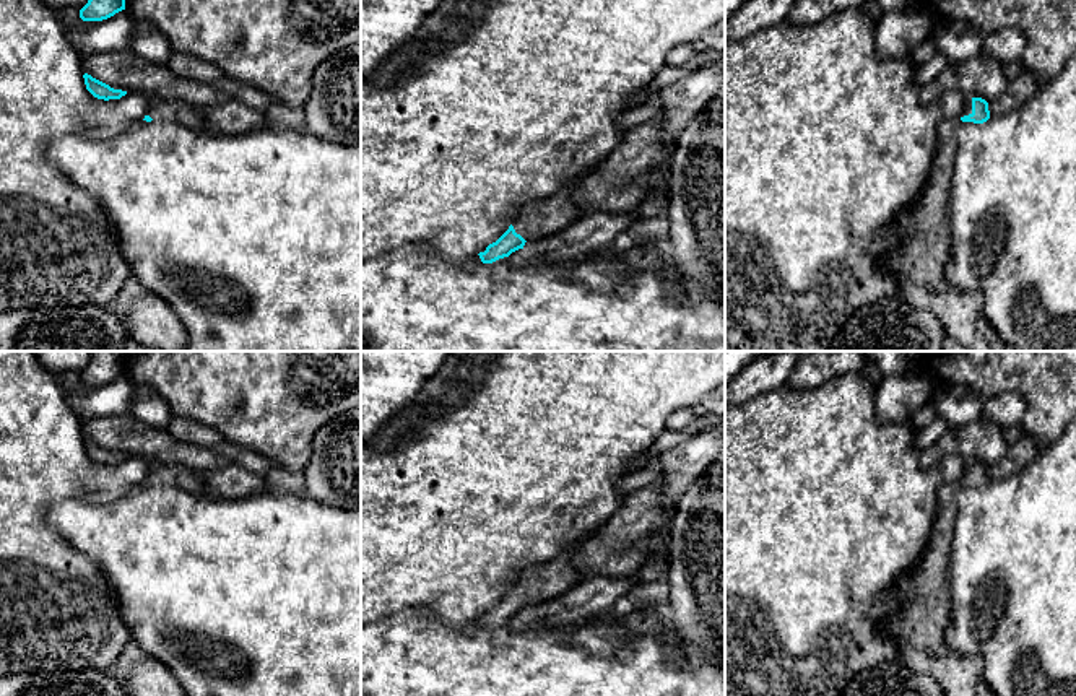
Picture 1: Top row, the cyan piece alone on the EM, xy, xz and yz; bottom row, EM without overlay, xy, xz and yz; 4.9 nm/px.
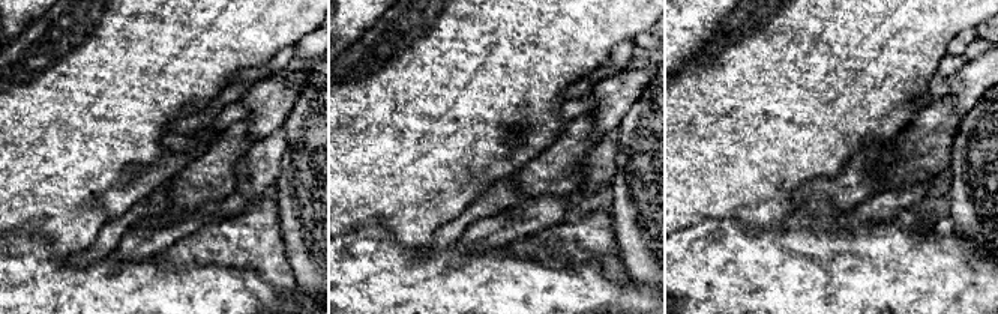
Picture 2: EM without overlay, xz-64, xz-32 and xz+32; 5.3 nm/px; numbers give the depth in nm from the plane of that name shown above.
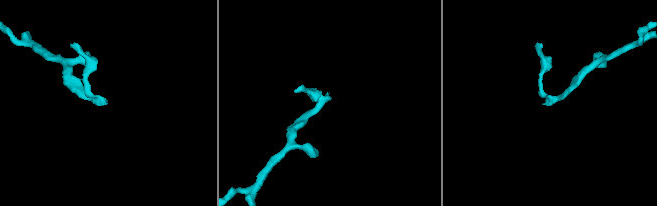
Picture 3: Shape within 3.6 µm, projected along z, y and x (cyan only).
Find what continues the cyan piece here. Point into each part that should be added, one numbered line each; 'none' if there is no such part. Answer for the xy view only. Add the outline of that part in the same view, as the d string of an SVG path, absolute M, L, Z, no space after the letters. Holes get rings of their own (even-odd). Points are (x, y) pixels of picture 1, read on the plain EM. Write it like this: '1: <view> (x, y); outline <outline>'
1: xy (184, 478); outline M153 462L146 480L153 485L169 485L193 494L208 493L200 473L182 465L164 465Z

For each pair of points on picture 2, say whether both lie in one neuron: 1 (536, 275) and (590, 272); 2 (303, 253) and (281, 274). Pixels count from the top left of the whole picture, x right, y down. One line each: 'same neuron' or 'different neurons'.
1: same neuron
2: different neurons

